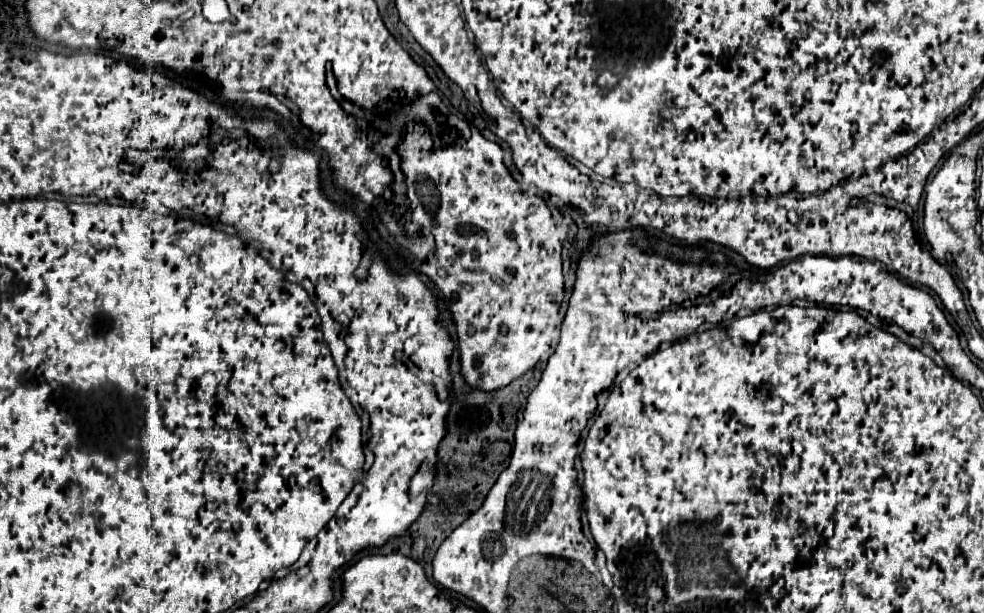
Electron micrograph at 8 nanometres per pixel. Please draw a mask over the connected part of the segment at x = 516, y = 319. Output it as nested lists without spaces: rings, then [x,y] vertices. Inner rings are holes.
[[[414,119],[408,123],[396,145],[400,167],[406,177],[406,195],[410,199],[406,229],[412,235],[418,227],[432,231],[436,247],[422,263],[422,273],[444,293],[448,309],[454,315],[462,377],[476,389],[494,391],[532,369],[548,351],[552,336],[561,327],[563,318],[559,318],[559,309],[564,297],[561,258],[564,239],[558,235],[544,199],[524,193],[512,179],[504,165],[504,151],[498,143],[484,139],[476,129],[472,129],[468,141],[456,139],[454,133],[450,133],[448,143],[448,149],[436,149],[426,127]],[[434,219],[438,219],[438,227],[432,227]]]

